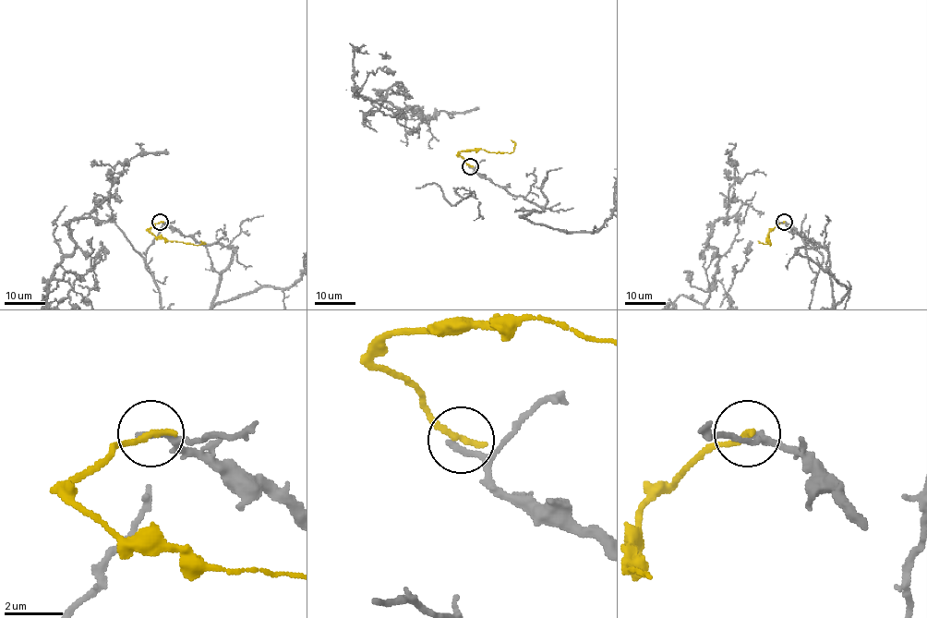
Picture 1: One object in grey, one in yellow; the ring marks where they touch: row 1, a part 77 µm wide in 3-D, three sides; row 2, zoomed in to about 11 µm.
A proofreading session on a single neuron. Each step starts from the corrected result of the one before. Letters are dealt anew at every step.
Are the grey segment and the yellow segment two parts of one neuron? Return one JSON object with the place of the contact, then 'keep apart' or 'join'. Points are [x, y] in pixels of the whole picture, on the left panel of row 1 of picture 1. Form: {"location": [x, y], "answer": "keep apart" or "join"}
{"location": [160, 222], "answer": "keep apart"}

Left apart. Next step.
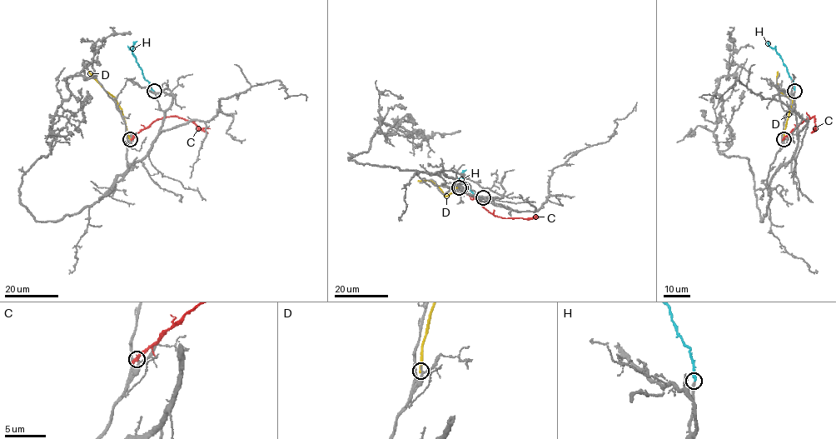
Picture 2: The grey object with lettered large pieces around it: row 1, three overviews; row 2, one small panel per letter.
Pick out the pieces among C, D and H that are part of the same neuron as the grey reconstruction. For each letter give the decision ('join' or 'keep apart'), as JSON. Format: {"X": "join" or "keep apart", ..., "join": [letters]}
{"C": "keep apart", "D": "keep apart", "H": "join", "join": ["H"]}

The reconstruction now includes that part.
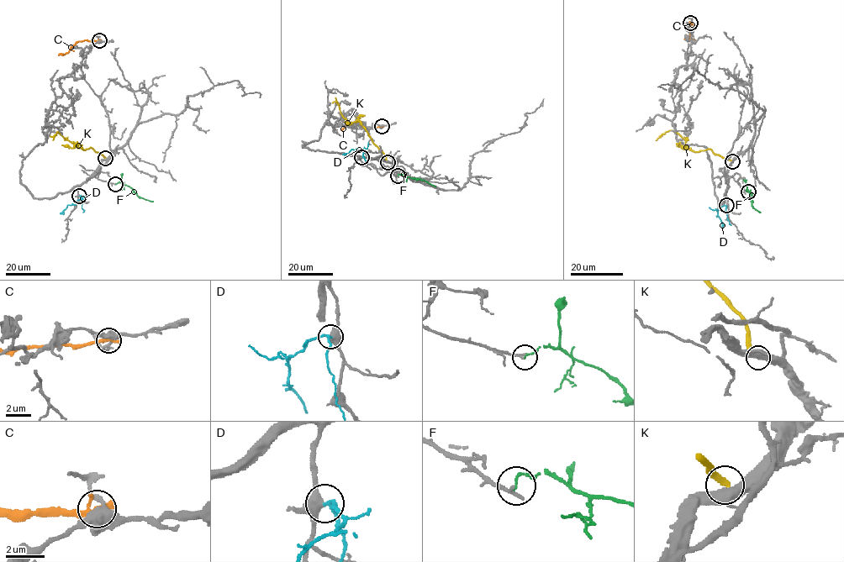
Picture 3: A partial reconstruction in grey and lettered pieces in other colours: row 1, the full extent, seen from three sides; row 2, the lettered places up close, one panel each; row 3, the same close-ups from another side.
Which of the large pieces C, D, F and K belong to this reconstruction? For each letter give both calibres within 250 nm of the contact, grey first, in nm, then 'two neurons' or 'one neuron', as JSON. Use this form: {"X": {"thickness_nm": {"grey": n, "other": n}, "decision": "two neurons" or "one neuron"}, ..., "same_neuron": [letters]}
{"C": {"thickness_nm": {"grey": 400, "other": 280}, "decision": "two neurons"}, "D": {"thickness_nm": {"grey": 380, "other": 180}, "decision": "one neuron"}, "F": {"thickness_nm": {"grey": 240, "other": 120}, "decision": "two neurons"}, "K": {"thickness_nm": {"grey": 400, "other": 360}, "decision": "two neurons"}, "same_neuron": ["D"]}

